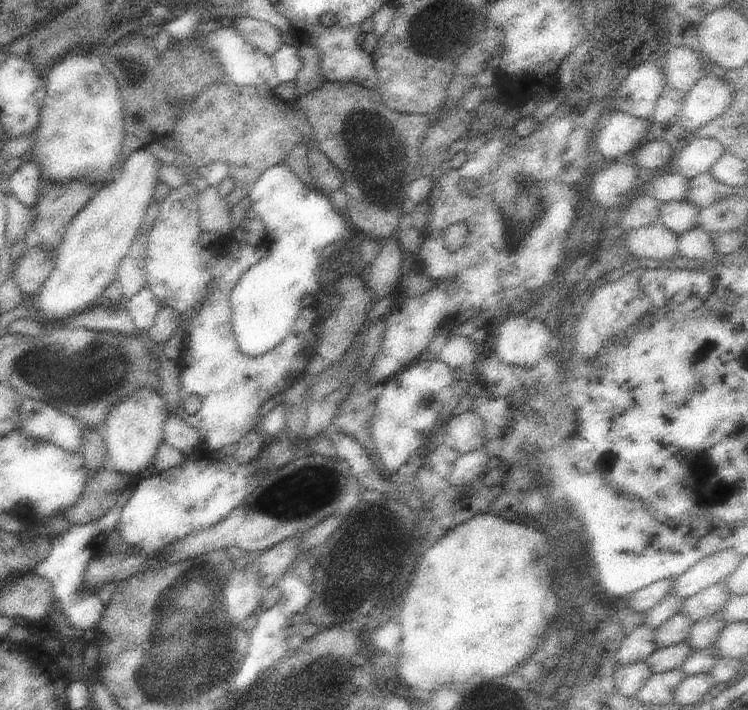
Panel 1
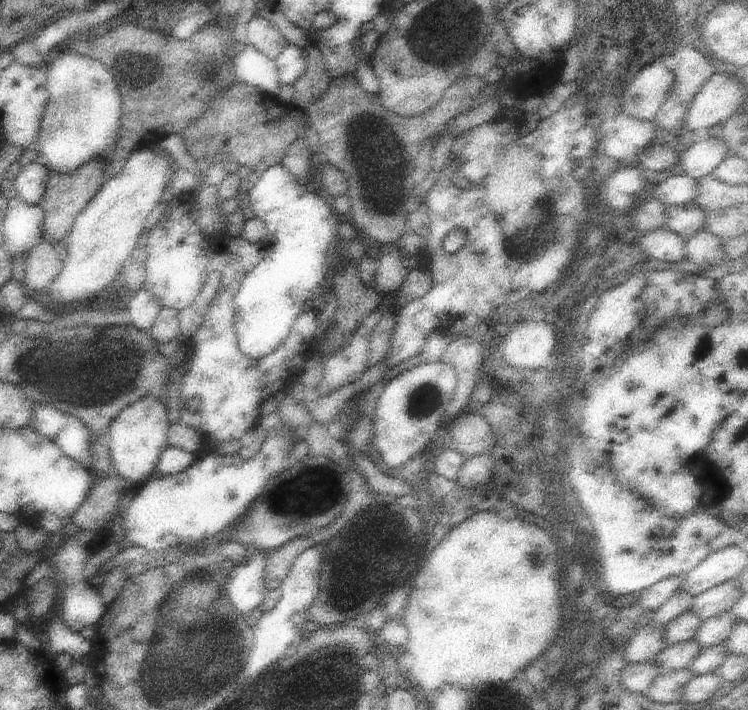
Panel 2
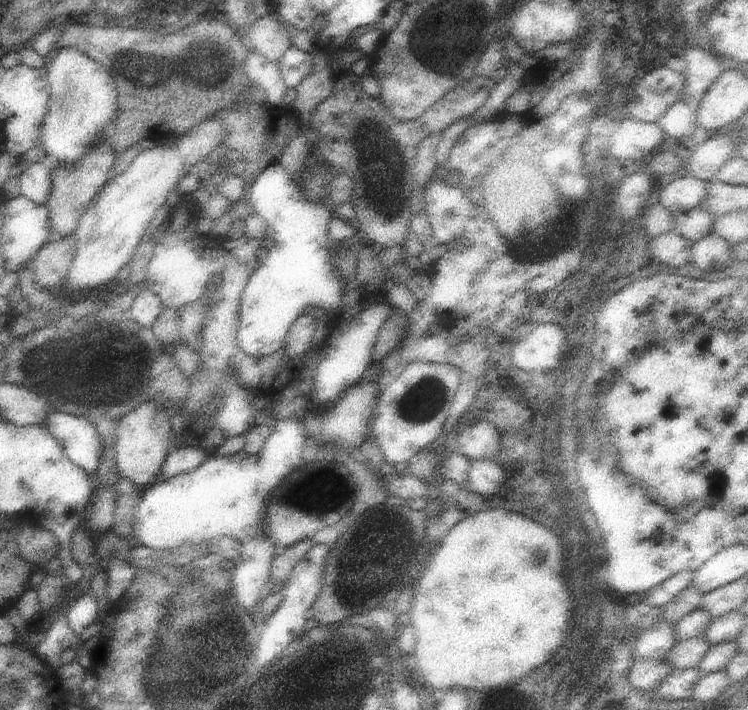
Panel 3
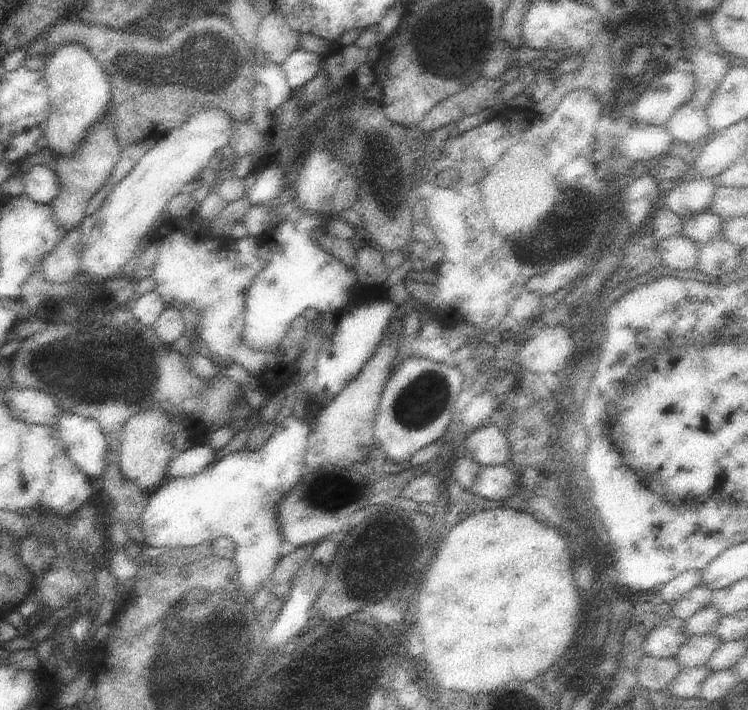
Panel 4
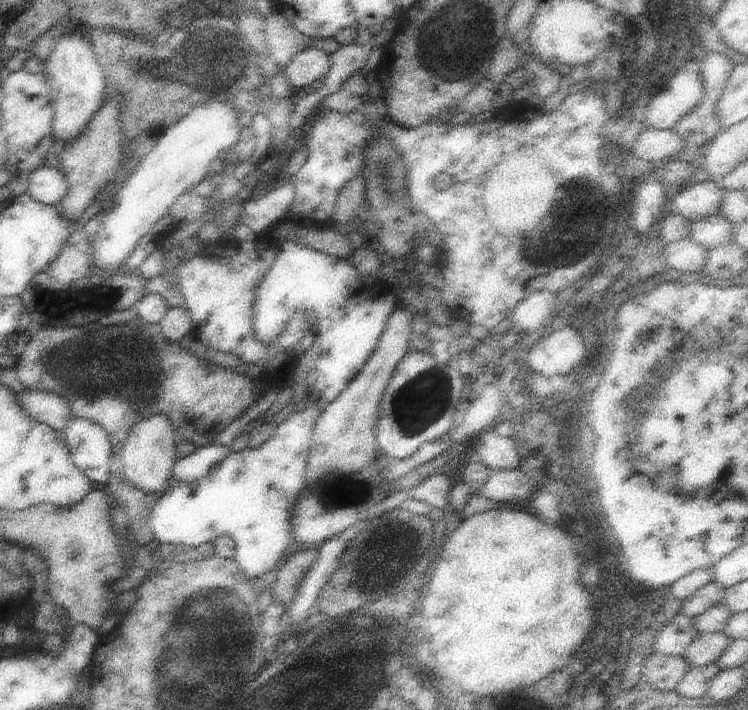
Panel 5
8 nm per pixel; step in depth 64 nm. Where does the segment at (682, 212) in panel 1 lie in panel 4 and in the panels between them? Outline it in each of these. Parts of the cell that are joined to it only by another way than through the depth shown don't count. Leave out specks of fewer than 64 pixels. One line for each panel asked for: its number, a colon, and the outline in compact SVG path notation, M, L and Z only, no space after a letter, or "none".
2: M691 202L687 206L665 206L665 224L673 234L679 234L679 238L685 242L689 236L693 236L699 230L705 230L705 216L703 210Z
3: M701 208L677 210L677 212L671 212L671 218L673 218L673 232L689 240L691 244L707 234L713 234L711 230L713 216L709 212L703 212Z
4: M699 212L691 218L681 218L681 230L685 238L697 242L699 246L709 240L725 238L721 232L721 218L711 212Z

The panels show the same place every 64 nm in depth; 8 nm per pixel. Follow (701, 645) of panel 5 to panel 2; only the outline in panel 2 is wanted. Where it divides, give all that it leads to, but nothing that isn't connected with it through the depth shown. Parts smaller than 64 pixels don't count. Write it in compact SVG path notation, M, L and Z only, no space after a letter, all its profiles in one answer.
M695 636L691 640L685 640L681 644L671 644L667 648L663 648L657 656L655 656L655 664L661 670L689 670L691 662L699 656L703 648L699 646L699 642L695 640Z

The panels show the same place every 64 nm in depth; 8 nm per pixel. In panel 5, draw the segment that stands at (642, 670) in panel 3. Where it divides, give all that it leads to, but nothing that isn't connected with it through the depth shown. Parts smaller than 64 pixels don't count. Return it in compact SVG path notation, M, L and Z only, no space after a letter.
M649 656L643 666L645 682L659 692L673 692L683 680L685 672L693 668L683 656Z

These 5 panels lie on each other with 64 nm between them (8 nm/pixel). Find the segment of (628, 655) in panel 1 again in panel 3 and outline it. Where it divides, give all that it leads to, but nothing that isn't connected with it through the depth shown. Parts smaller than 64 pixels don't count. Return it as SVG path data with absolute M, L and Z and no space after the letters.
M667 620L655 622L651 628L643 630L633 646L633 660L667 660L669 650L677 644L677 636L673 624Z

